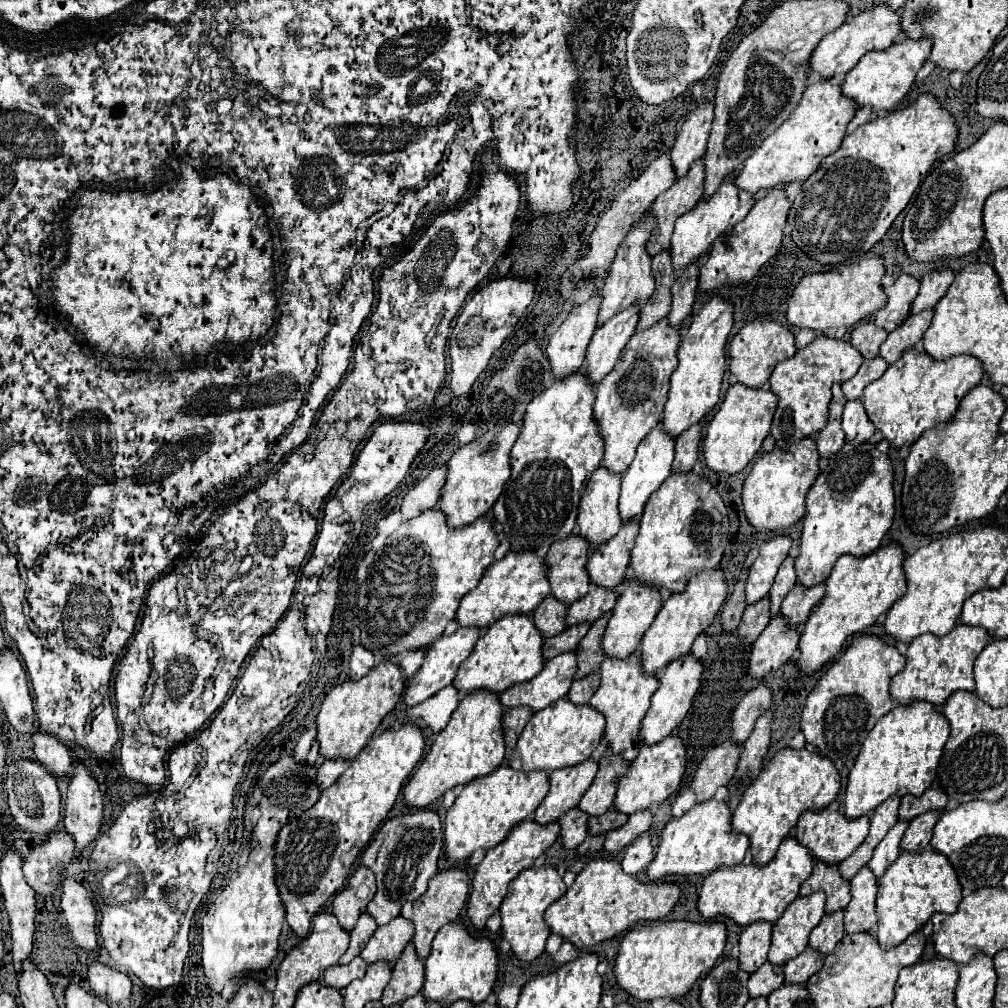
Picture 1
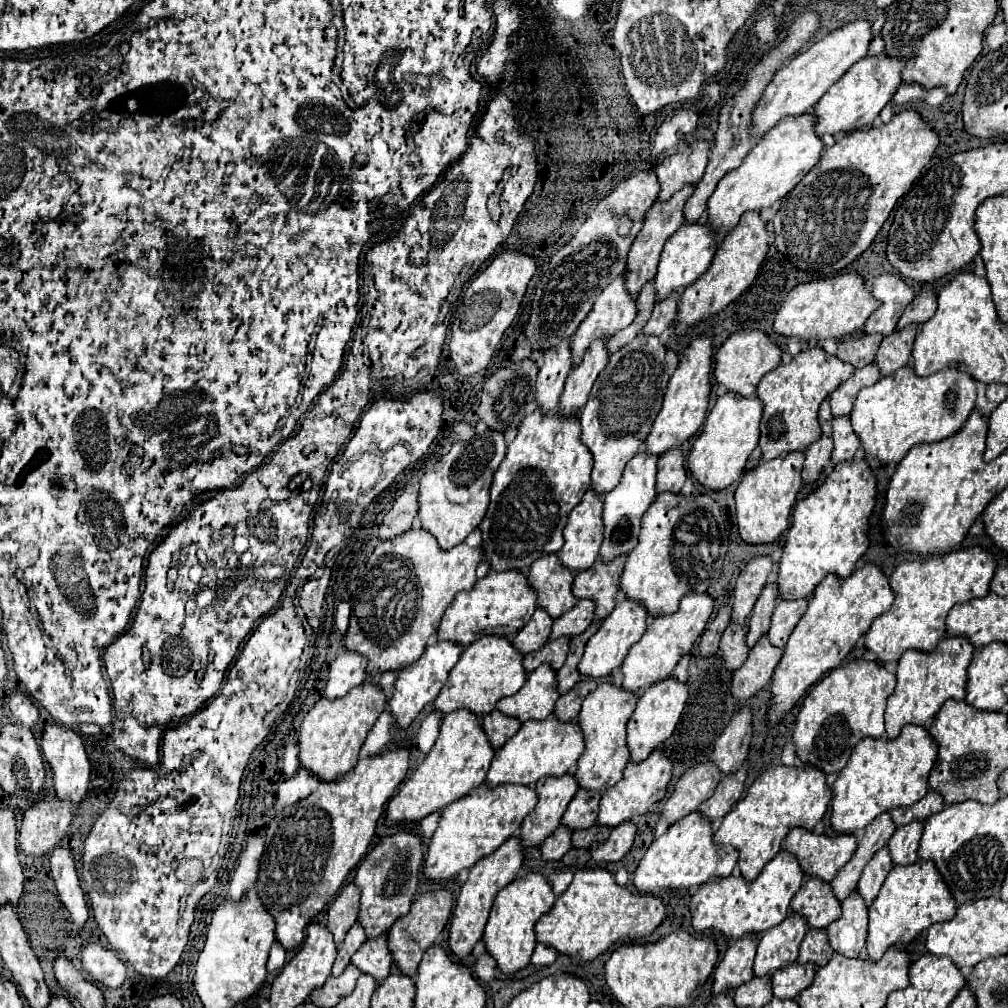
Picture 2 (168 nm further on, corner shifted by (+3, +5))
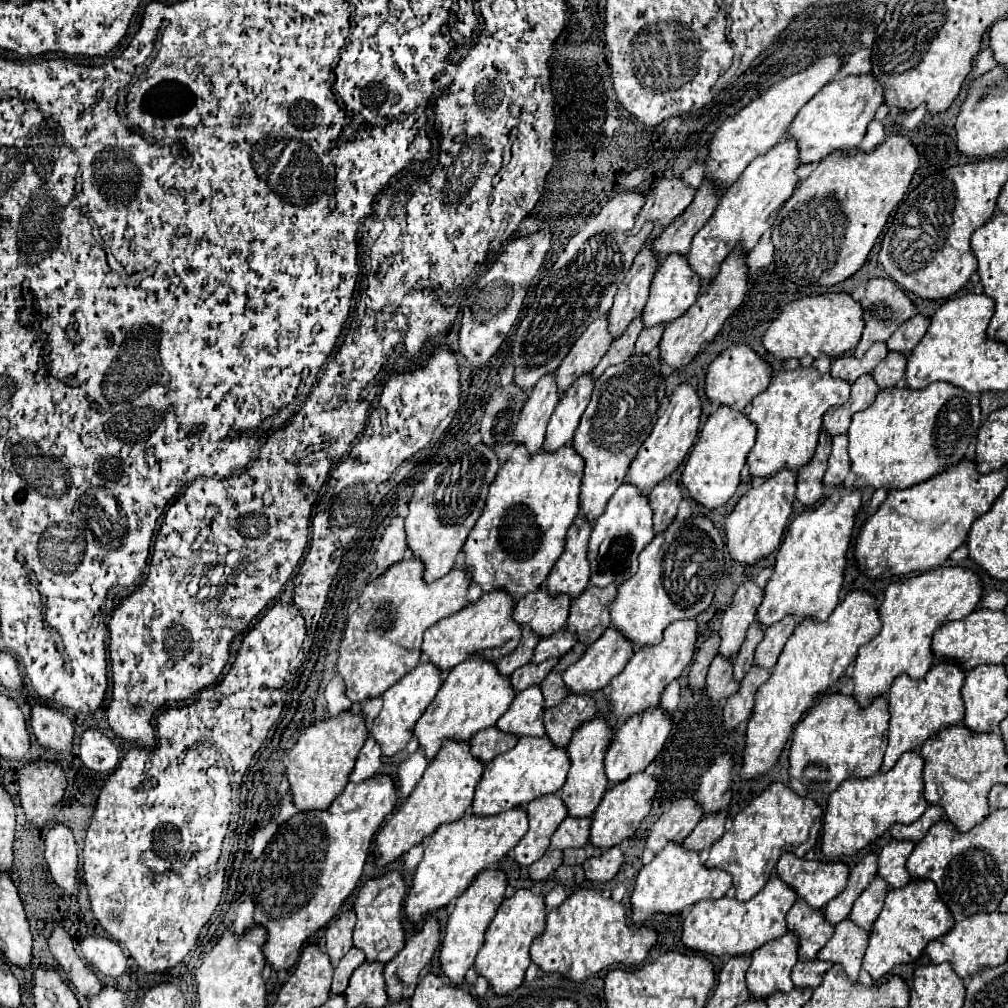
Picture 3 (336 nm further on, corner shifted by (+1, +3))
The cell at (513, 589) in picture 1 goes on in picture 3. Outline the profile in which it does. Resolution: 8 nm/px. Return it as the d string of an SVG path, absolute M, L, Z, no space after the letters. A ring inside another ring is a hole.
M484 593L478 601L468 603L458 613L438 621L424 633L422 653L428 661L438 665L438 669L446 671L458 665L460 661L466 661L472 655L480 655L484 651L492 651L498 647L498 659L512 653L522 637L522 627L514 625L510 621L510 613L514 613L514 601L506 597L506 593Z

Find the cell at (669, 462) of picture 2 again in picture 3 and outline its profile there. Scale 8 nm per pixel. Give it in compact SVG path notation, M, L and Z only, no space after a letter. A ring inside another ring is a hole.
M672 477L662 479L652 491L650 491L650 505L654 511L654 531L664 531L672 519L676 517L678 503L682 501L682 489L680 483Z

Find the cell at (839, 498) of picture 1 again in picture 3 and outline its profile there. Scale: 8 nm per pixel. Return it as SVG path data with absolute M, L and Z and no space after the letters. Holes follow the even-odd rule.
M838 489L818 507L808 509L792 519L776 555L774 575L766 583L764 599L758 607L756 619L762 623L762 627L780 621L788 613L794 613L800 619L814 615L824 621L834 611L844 583L846 553L852 541L854 519L860 511L860 505L862 489Z

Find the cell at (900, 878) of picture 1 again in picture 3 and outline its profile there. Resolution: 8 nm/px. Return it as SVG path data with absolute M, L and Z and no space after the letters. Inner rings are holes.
M912 879L908 885L890 889L884 901L884 909L872 925L870 945L866 949L862 969L866 969L874 981L882 979L894 965L910 963L920 957L924 947L948 933L954 925L954 917L950 909L946 909L944 901L938 897L938 889L932 881Z

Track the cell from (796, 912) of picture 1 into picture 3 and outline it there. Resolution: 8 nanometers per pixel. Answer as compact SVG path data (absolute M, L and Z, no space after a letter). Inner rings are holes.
M786 933L778 941L770 941L752 953L752 965L746 971L746 983L752 997L764 999L774 991L790 991L794 987L790 971L798 961L798 941Z

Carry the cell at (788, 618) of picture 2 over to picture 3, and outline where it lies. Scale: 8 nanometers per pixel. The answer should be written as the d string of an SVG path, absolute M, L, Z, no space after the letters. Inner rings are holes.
M784 617L782 621L778 621L778 625L770 625L770 629L764 629L764 639L756 647L756 665L766 669L772 669L776 665L778 655L782 653L788 637L796 627L796 619L798 617Z

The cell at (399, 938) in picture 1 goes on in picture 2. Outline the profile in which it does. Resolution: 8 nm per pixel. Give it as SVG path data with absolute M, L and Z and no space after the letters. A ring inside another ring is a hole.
M374 939L374 941L364 941L360 951L352 955L352 965L360 969L360 973L368 973L376 979L380 985L388 973L390 973L390 961L392 955L388 955L388 943L386 939Z

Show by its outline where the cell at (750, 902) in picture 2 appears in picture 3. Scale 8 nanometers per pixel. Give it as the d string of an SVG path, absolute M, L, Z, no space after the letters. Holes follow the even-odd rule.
M770 877L764 889L754 895L750 901L738 901L734 897L722 897L718 901L700 901L690 909L686 921L684 921L684 931L682 931L682 941L686 947L694 951L704 951L712 955L746 955L758 949L760 945L782 937L786 933L786 913L794 905L798 897L778 881L778 877Z

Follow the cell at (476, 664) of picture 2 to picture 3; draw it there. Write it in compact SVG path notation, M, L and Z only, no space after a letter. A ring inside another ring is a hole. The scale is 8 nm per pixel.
M470 657L460 665L456 665L454 669L450 669L442 689L438 691L430 707L424 711L424 715L416 723L414 735L418 737L420 747L424 747L426 757L434 759L444 739L466 741L476 731L496 725L496 721L508 711L514 697L516 693L510 691L510 677L498 673L496 663L480 657Z

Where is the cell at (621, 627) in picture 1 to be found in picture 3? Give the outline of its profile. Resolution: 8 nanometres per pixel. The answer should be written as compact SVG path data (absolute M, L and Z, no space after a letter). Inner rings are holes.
M608 627L604 631L604 635L600 639L596 639L586 649L586 653L582 655L582 659L578 659L574 665L570 665L564 671L564 683L568 685L568 689L572 693L584 693L584 691L604 689L624 669L624 665L632 659L632 655L634 655L634 647L630 645L630 641L626 641L626 637L622 637L622 633L618 633L618 629Z

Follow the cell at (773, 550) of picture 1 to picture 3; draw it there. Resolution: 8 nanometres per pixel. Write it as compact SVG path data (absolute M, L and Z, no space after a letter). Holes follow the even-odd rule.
M744 581L732 597L730 607L720 621L720 647L722 657L734 657L746 637L748 625L754 621L754 613L762 601L762 589L754 581Z

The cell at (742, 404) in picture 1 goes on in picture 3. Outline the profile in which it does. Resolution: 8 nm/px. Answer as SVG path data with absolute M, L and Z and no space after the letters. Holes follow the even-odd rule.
M720 405L704 423L702 433L692 447L688 461L682 471L682 483L688 489L688 495L704 507L724 505L736 491L740 483L740 471L746 465L746 457L756 441L756 425L746 417L744 411L730 409Z

